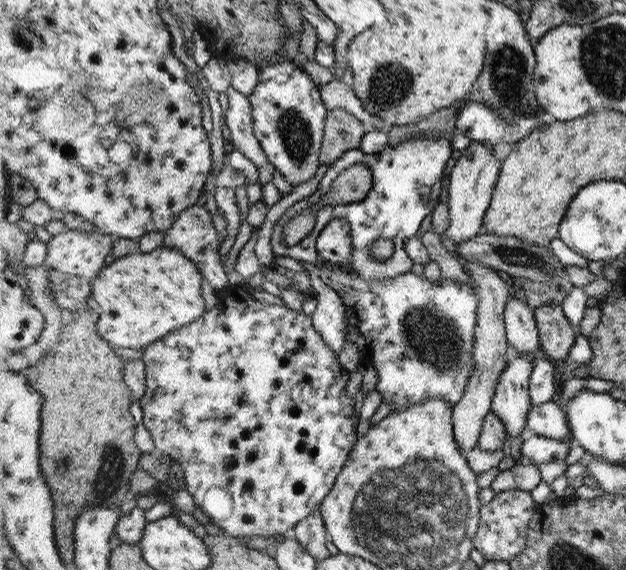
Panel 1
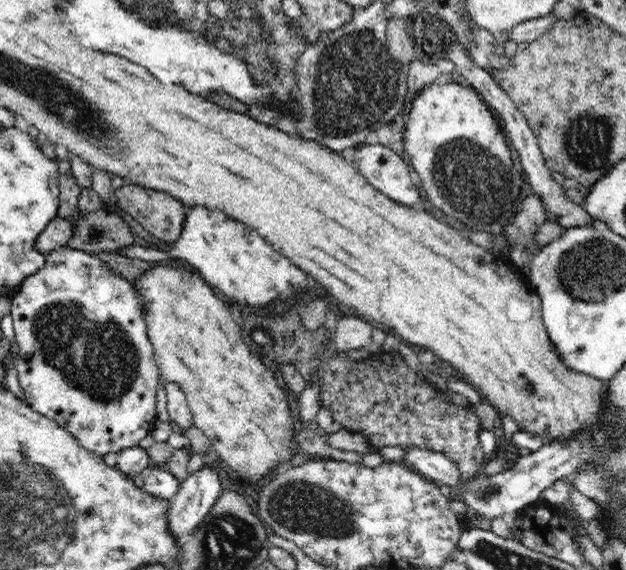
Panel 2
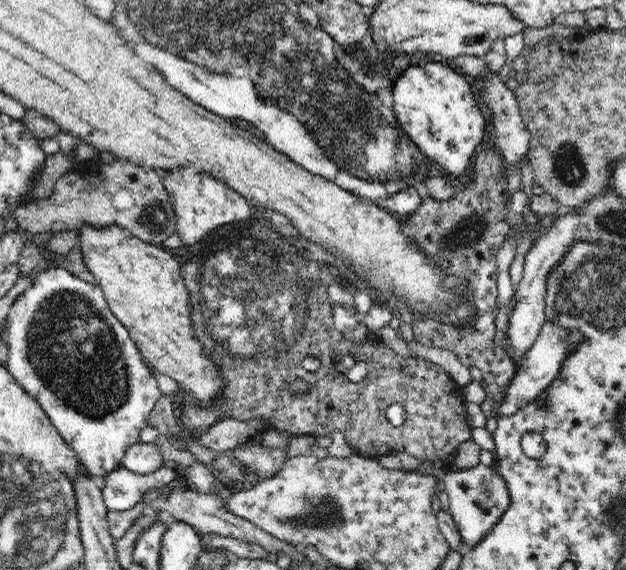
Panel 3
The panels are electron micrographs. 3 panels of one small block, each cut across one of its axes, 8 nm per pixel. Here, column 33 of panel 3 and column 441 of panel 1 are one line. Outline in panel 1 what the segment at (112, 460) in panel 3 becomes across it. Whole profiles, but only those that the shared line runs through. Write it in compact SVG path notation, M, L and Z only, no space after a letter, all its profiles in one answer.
M334 218L326 227L322 230L321 234L317 237L316 242L318 257L324 259L322 264L318 264L321 270L320 277L327 286L332 287L336 293L342 297L342 303L346 305L346 342L353 342L358 347L360 356L366 354L372 358L372 365L377 370L378 382L376 384L376 390L382 395L382 400L390 401L394 405L392 411L402 411L416 403L424 401L424 399L432 399L442 397L446 399L452 408L456 403L461 402L462 397L465 394L466 383L470 380L470 375L474 374L476 364L474 364L473 350L474 350L474 327L477 323L477 309L478 292L472 288L472 284L460 284L460 282L454 282L454 280L448 280L448 278L440 278L440 282L430 282L426 276L418 276L418 274L412 274L412 271L404 272L396 278L386 278L386 280L365 280L360 276L352 276L350 272L346 272L342 265L348 265L348 261L352 261L352 254L354 250L352 232L350 232L350 224L344 220L344 218Z

